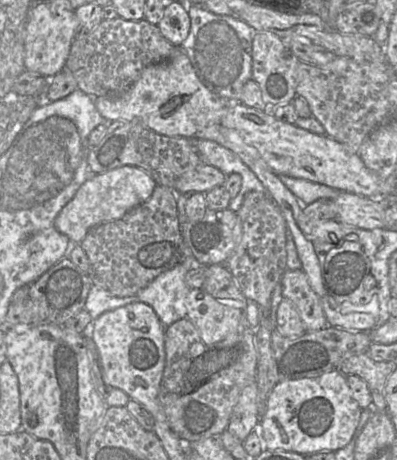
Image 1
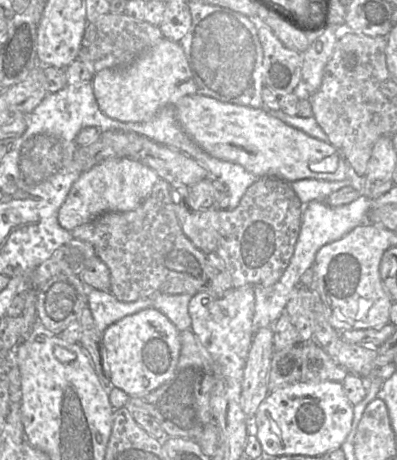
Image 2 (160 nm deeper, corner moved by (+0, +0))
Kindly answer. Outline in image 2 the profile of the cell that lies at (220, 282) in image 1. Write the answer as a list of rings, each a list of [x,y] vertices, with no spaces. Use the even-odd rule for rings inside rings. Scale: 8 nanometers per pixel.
[[[159,179],[148,197],[134,210],[128,212],[107,212],[93,220],[75,227],[71,234],[75,239],[89,242],[110,271],[111,292],[119,301],[134,302],[154,297],[163,283],[170,279],[189,281],[200,292],[222,297],[233,288],[232,279],[223,260],[215,253],[205,253],[196,248],[184,234],[176,216],[171,198],[172,185]]]

